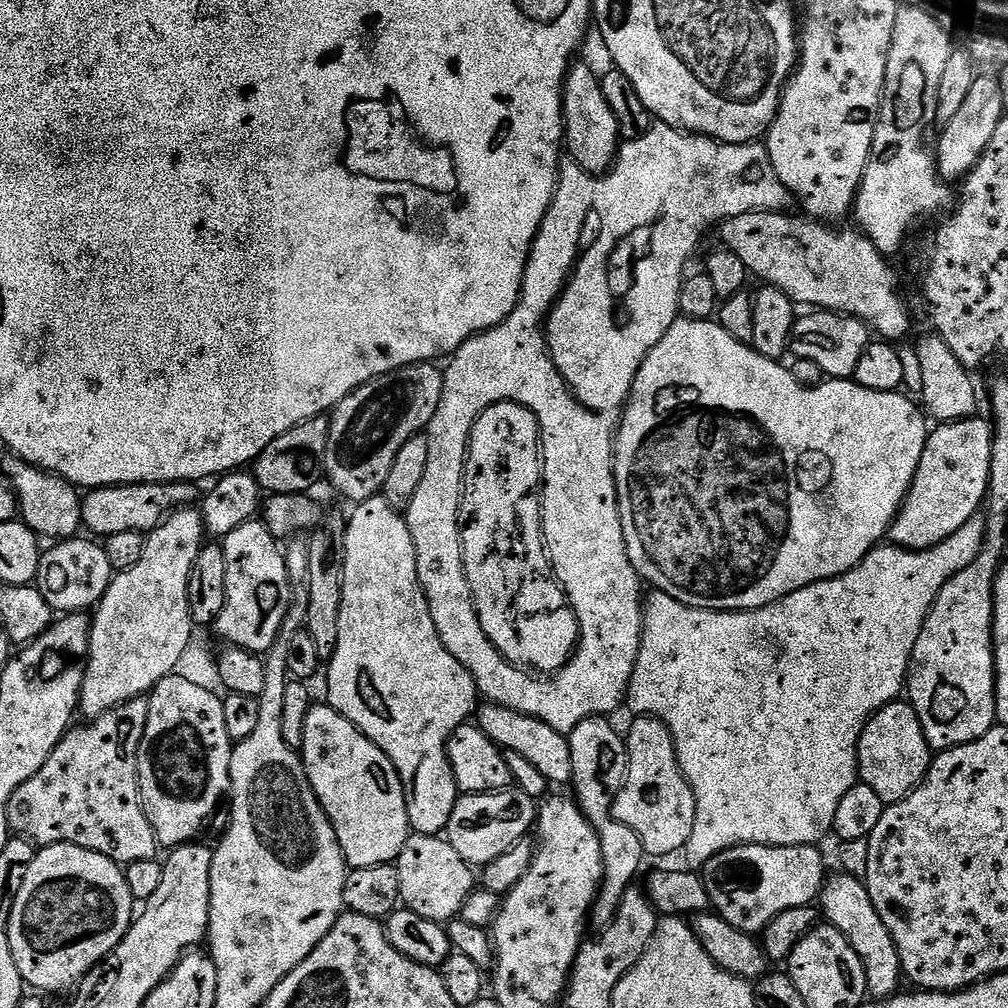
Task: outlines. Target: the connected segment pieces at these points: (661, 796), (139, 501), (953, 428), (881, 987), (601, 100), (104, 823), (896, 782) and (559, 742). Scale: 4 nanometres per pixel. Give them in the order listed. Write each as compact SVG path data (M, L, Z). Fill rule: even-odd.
M636 716L633 721L626 731L628 769L625 771L624 785L612 804L612 819L638 834L649 857L683 853L694 831L694 790L680 769L668 727L655 716Z
M192 482L183 484L115 484L112 488L94 488L83 497L80 505L80 519L85 529L89 528L90 531L97 532L97 534L92 534L100 538L107 538L123 532L147 534L153 532L173 510L195 505L198 500L196 488L197 485Z
M969 418L953 420L933 427L928 433L928 441L922 450L918 470L914 474L911 486L900 504L900 510L892 519L890 529L891 543L898 548L909 548L911 552L926 550L938 546L954 530L962 530L964 523L981 511L988 495L990 462L992 461L992 426L987 419Z
M837 871L837 876L829 875L824 881L824 888L818 897L818 908L823 919L832 925L846 942L850 942L850 950L858 954L862 962L862 970L866 974L868 996L872 998L887 998L897 991L902 984L900 959L894 938L890 938L890 930L886 930L886 922L878 918L878 910L874 910L874 902L870 902L868 885L864 880L855 880L843 871Z
M573 63L564 78L564 144L571 163L582 166L582 170L593 174L603 174L616 161L622 137L618 130L618 120L602 94L600 76L588 64Z
M147 699L131 700L111 708L106 714L89 719L81 728L69 727L56 749L46 758L46 766L34 774L14 794L8 803L8 826L17 837L36 846L73 844L94 850L114 863L127 866L134 862L157 859L156 835L142 810L138 754L146 730Z
M893 702L868 719L856 747L856 766L859 783L870 786L884 805L897 804L924 780L928 766L934 759L934 750L928 745L922 722L911 703Z
M491 702L485 703L479 709L479 716L478 727L501 750L522 754L522 758L526 758L526 762L532 763L541 772L542 778L548 780L549 785L566 784L568 786L572 784L571 746L569 737L565 733L546 726L546 722L542 722L538 718L524 716L521 712L515 712L502 707L501 704Z

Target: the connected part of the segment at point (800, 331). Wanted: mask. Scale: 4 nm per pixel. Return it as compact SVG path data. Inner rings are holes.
M812 310L809 313L809 316L801 315L792 327L791 355L800 360L813 360L825 372L823 375L833 380L855 377L859 359L870 343L867 323L836 310Z

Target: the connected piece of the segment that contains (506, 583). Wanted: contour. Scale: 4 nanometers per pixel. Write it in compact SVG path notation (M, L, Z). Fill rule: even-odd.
M506 401L504 404L492 404L474 422L472 433L468 439L468 455L464 457L464 479L460 494L460 549L464 559L464 573L468 579L468 590L475 612L478 614L480 630L486 634L501 656L509 664L517 665L525 670L531 670L536 674L555 674L568 663L573 652L576 651L576 642L580 639L580 627L576 621L574 610L568 605L568 598L564 589L556 583L551 564L548 562L548 554L544 547L544 529L542 527L542 445L540 443L540 427L536 416L529 408L523 408L520 404Z

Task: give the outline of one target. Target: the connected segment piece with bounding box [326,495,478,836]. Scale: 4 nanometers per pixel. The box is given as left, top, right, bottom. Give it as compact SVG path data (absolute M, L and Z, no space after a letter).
M383 495L371 496L369 500L361 500L353 508L356 509L353 510L352 517L346 520L344 530L342 610L338 610L338 646L334 650L331 660L327 661L326 664L326 672L328 668L328 697L326 697L326 703L329 708L333 708L338 714L346 717L363 736L370 738L370 742L374 742L374 746L378 746L378 750L382 750L382 754L386 754L386 758L390 758L390 762L396 768L396 773L399 774L404 787L409 829L421 836L438 836L447 829L448 819L458 799L456 782L452 779L452 770L449 768L446 759L448 739L452 737L454 730L458 730L463 724L469 723L471 716L468 715L472 711L472 715L477 711L478 693L476 683L470 674L470 670L466 670L466 666L462 666L462 662L458 662L458 658L454 658L454 654L450 654L450 650L446 650L438 638L434 618L428 609L428 599L418 582L418 562L414 550L414 538L410 538L407 519L397 509L392 508L390 502L384 500Z

